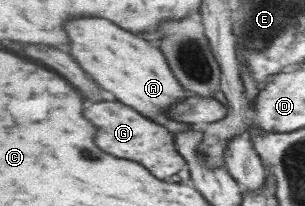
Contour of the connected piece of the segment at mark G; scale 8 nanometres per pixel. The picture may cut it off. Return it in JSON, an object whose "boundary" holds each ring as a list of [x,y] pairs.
{"boundary":[[[122,102],[94,104],[86,110],[86,116],[90,116],[90,122],[98,128],[98,148],[110,152],[112,156],[140,162],[160,180],[167,180],[188,165],[185,157],[174,148],[174,142],[177,142],[174,132],[170,132],[169,128],[157,121],[144,118],[142,114],[134,112],[134,108]]]}

